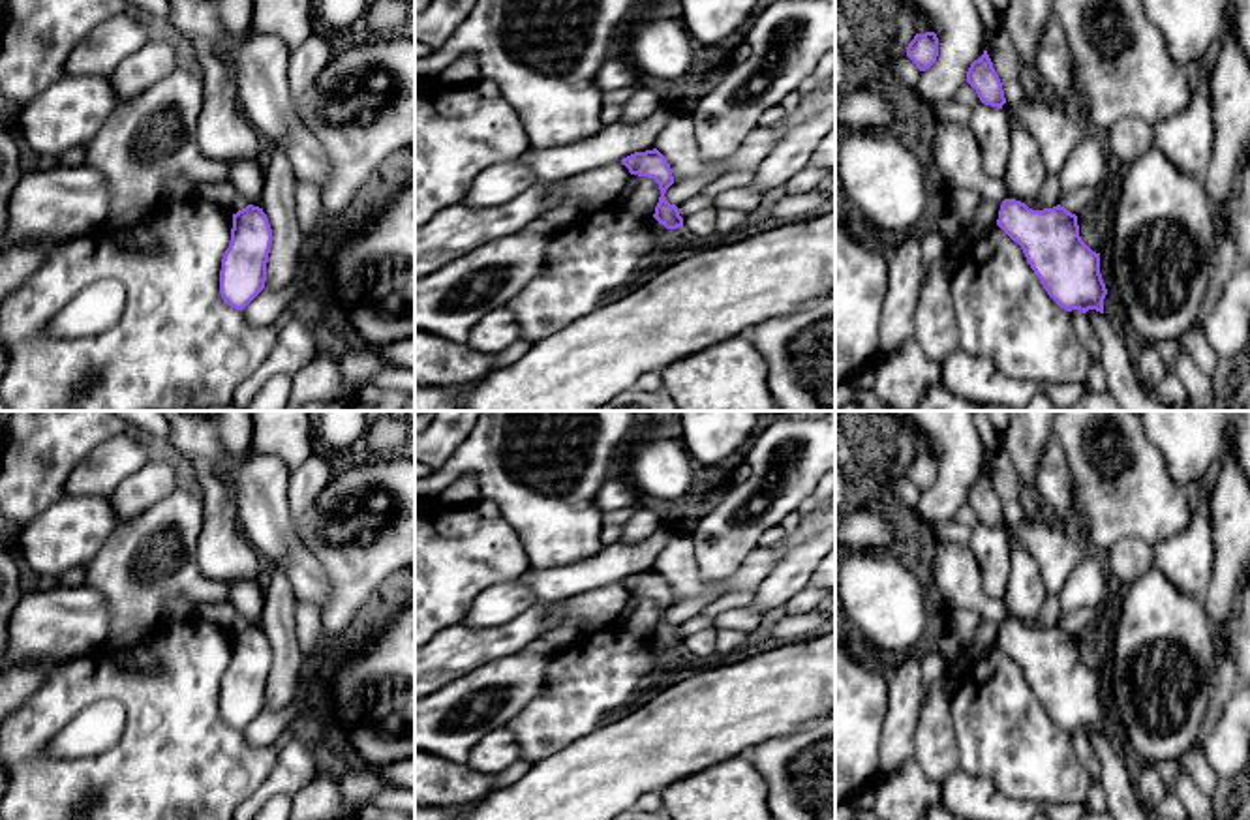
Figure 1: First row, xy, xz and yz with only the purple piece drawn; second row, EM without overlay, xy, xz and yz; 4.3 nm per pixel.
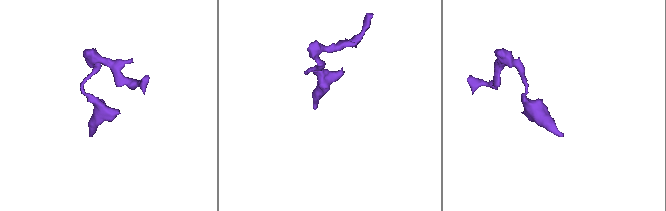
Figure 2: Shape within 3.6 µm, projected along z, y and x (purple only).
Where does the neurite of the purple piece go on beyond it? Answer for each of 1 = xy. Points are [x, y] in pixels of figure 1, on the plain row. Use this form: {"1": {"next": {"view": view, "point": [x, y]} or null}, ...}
{"1": {"next": null}}

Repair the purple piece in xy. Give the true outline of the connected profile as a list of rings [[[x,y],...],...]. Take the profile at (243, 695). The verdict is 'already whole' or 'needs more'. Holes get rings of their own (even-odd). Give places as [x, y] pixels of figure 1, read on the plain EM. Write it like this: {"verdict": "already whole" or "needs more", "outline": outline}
{"verdict": "already whole", "outline": [[[248,625],[233,634],[231,664],[220,691],[220,715],[225,724],[244,730],[267,702],[272,649],[263,629]]]}

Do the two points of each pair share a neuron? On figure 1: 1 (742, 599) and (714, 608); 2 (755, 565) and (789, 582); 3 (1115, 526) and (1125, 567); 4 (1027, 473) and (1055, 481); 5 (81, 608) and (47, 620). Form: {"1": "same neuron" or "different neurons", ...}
{"1": "same neuron", "2": "different neurons", "3": "different neurons", "4": "different neurons", "5": "same neuron"}

